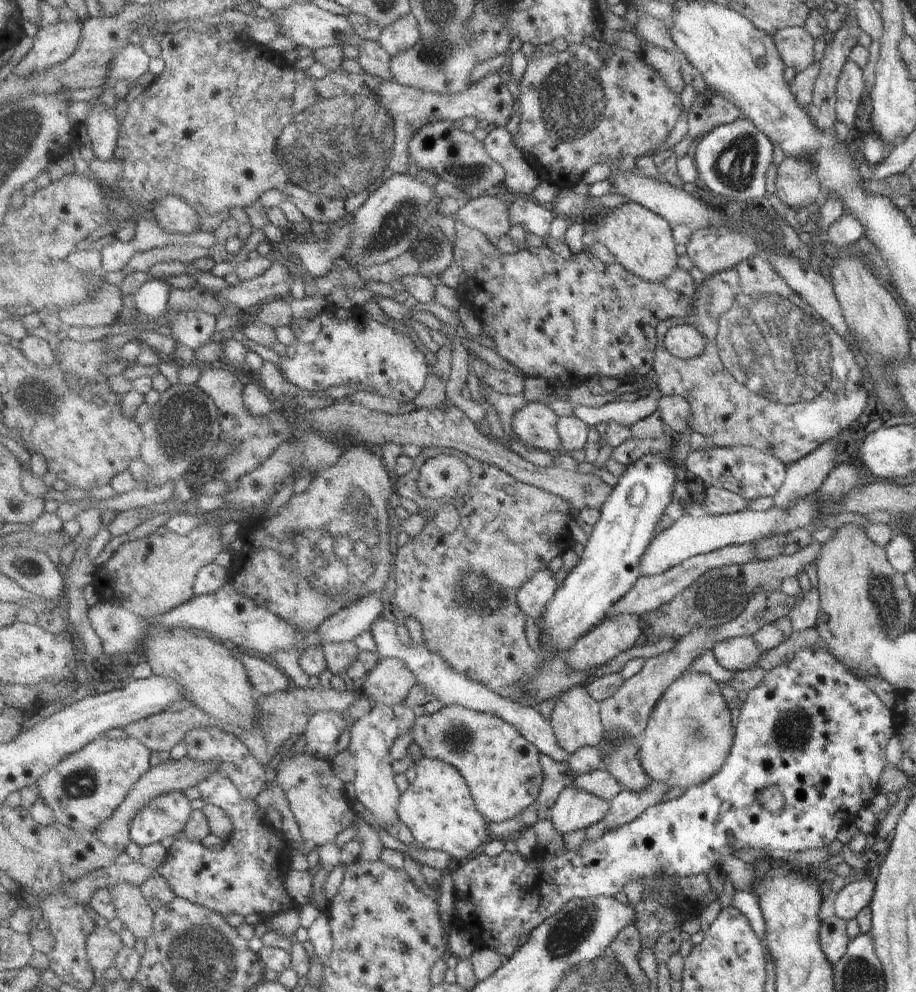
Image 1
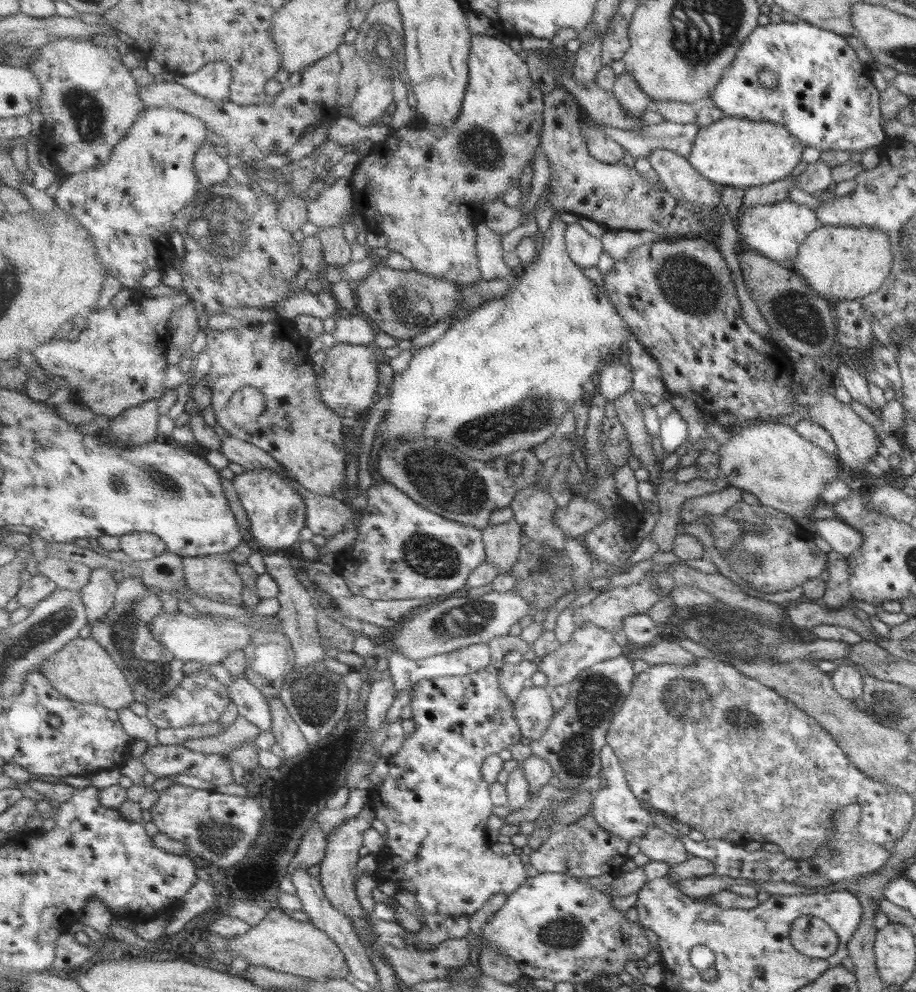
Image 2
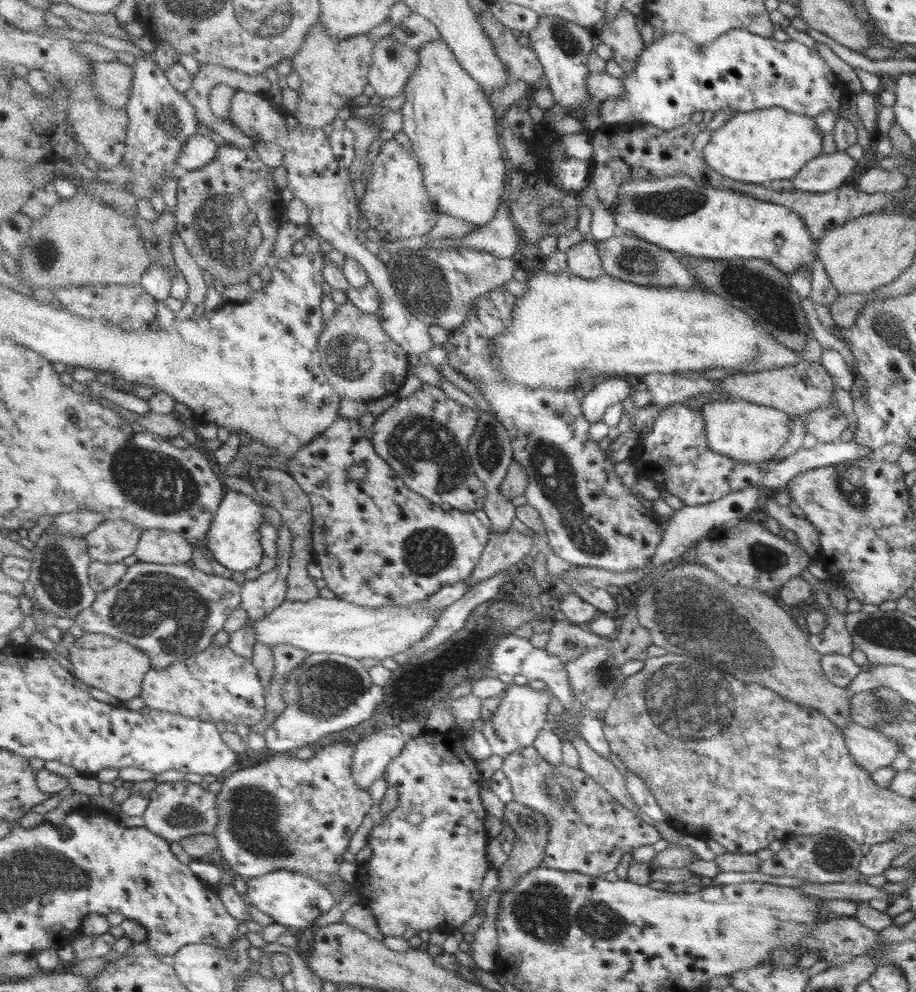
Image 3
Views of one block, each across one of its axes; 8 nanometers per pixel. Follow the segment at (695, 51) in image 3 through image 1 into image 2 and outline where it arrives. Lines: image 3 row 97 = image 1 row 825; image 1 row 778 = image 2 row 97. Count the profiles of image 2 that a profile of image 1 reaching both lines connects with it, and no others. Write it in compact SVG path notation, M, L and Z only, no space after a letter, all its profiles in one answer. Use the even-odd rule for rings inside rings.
M802 21L790 23L769 23L759 26L744 42L735 55L731 68L726 70L723 80L712 92L710 100L727 117L770 122L785 126L790 134L804 147L827 150L846 150L864 153L868 148L879 147L887 139L880 126L880 95L871 80L872 66L860 62L856 52L848 45L842 35ZM762 70L772 70L778 78L776 87L762 87L758 74Z

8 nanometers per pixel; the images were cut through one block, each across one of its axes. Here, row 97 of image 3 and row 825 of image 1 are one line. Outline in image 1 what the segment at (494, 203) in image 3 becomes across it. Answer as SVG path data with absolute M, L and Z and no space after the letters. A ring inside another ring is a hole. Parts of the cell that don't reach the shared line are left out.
M420 758L418 776L400 800L398 814L413 832L417 843L426 848L448 852L456 860L470 858L491 839L488 818L476 806L472 789L459 768L443 760Z

